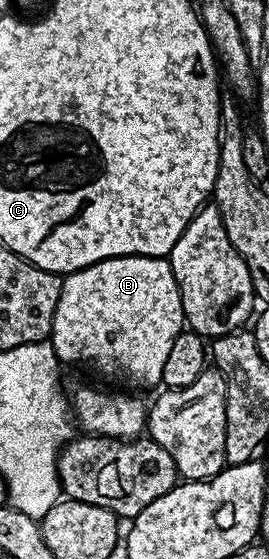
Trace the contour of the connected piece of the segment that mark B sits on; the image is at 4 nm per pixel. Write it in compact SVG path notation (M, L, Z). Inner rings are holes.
M111 257L63 278L50 343L65 366L85 365L88 369L97 369L112 381L144 389L147 385L161 384L170 346L185 325L182 299L171 260L162 257Z

